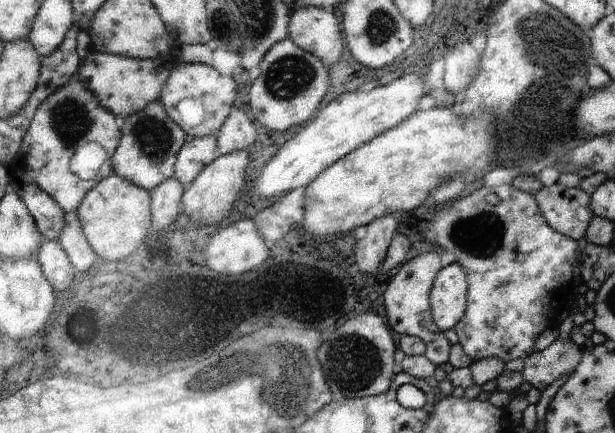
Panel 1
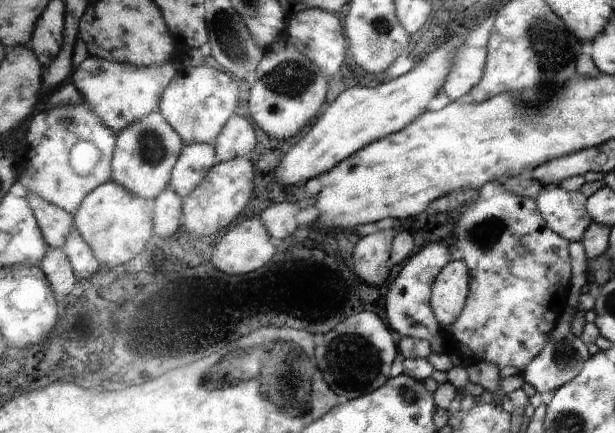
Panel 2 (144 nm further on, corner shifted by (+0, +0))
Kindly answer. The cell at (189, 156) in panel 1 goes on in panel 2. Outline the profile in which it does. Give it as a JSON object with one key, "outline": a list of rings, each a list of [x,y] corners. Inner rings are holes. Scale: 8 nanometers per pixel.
{"outline":[[[187,144],[177,160],[171,186],[183,196],[191,196],[195,188],[203,182],[207,172],[219,164],[219,150],[213,144]]]}

